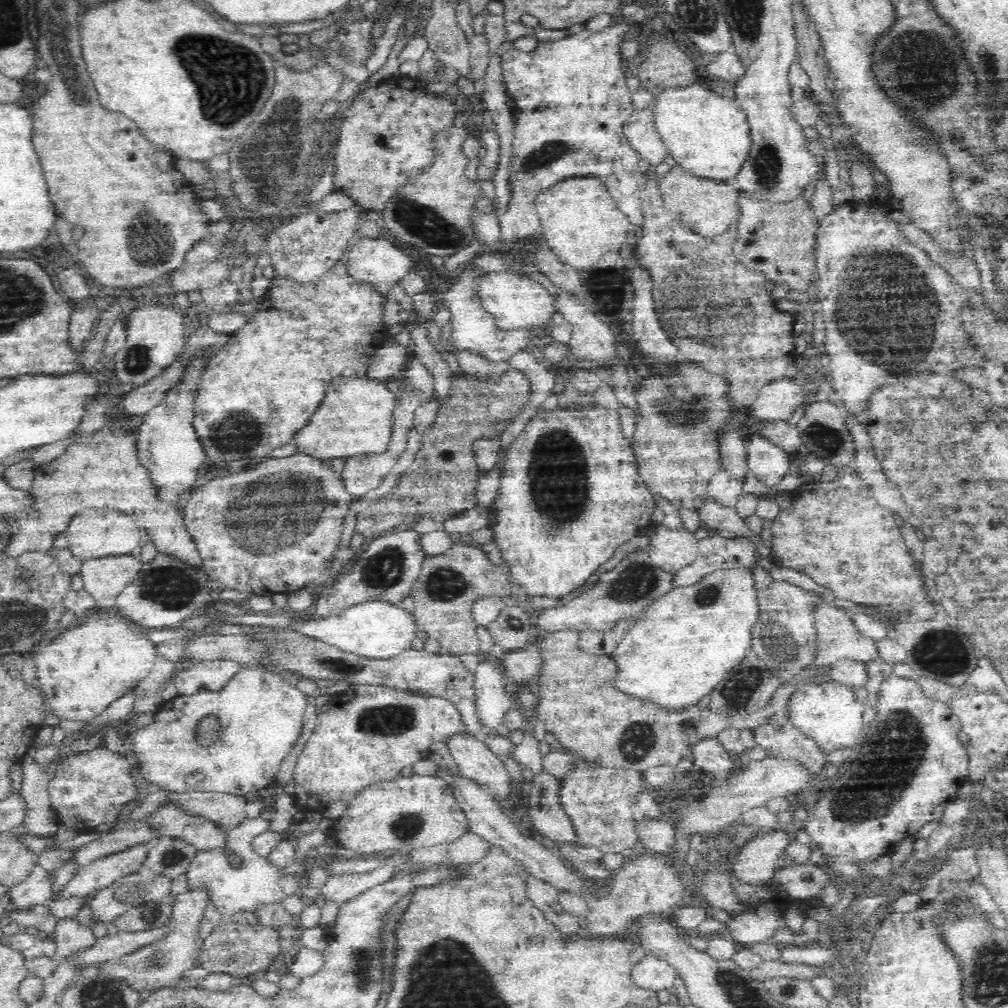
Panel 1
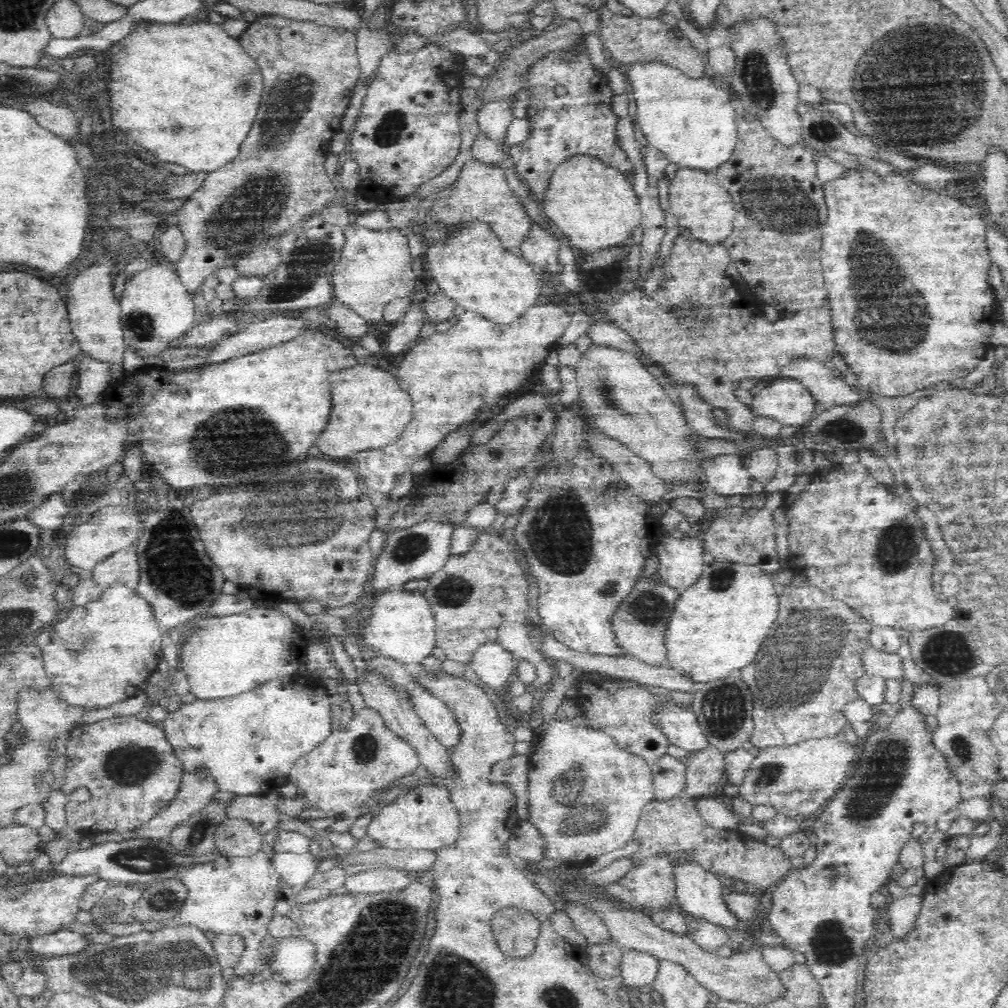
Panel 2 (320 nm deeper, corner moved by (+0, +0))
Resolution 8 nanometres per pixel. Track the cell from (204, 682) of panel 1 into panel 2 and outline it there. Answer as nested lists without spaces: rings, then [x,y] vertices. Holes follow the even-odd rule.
[[[279,603],[265,607],[255,606],[244,614],[203,616],[192,624],[198,624],[198,628],[190,628],[190,636],[184,636],[184,642],[179,646],[179,668],[188,678],[192,699],[224,699],[250,692],[268,680],[292,676],[307,659],[307,645],[303,641],[301,630],[290,616],[284,616]]]

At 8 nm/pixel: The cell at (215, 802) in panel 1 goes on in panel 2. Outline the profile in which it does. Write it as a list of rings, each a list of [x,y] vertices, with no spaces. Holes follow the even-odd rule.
[[[278,793],[234,797],[226,807],[226,819],[241,819],[250,823],[256,832],[268,833],[273,829],[278,829],[279,811],[276,804],[278,804],[279,798],[280,795]]]

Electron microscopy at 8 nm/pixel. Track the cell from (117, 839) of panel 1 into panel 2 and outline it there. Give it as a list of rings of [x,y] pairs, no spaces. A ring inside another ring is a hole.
[[[195,773],[182,774],[175,797],[148,822],[132,830],[128,838],[153,841],[168,837],[184,820],[205,810],[216,792],[211,775],[200,778]]]

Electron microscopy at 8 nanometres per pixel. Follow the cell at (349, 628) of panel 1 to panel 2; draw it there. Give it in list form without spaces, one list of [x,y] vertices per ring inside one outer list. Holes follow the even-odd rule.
[[[389,590],[388,592],[379,593],[379,595],[376,597],[376,602],[372,604],[372,608],[370,608],[370,614],[368,616],[364,617],[364,624],[362,622],[356,621],[357,616],[354,620],[349,623],[349,631],[354,634],[354,636],[358,636],[358,646],[361,652],[364,652],[364,650],[368,650],[368,652],[372,652],[372,654],[380,654],[380,657],[384,658],[390,658],[392,660],[395,660],[396,662],[401,662],[404,665],[407,664],[418,664],[422,663],[422,661],[427,657],[430,656],[430,654],[434,654],[436,651],[436,641],[435,641],[435,620],[433,612],[431,611],[431,608],[429,607],[428,601],[425,599],[424,591],[418,592],[418,591],[408,591],[408,590]]]

